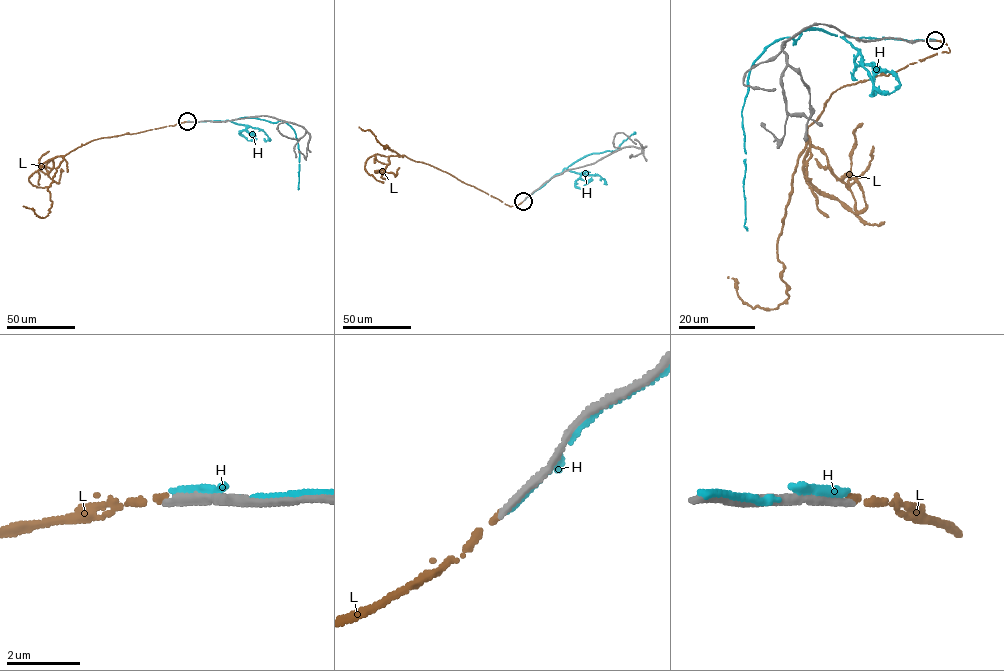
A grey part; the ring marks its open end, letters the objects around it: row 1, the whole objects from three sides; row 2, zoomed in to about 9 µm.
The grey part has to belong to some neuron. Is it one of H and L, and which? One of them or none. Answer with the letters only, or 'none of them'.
L

